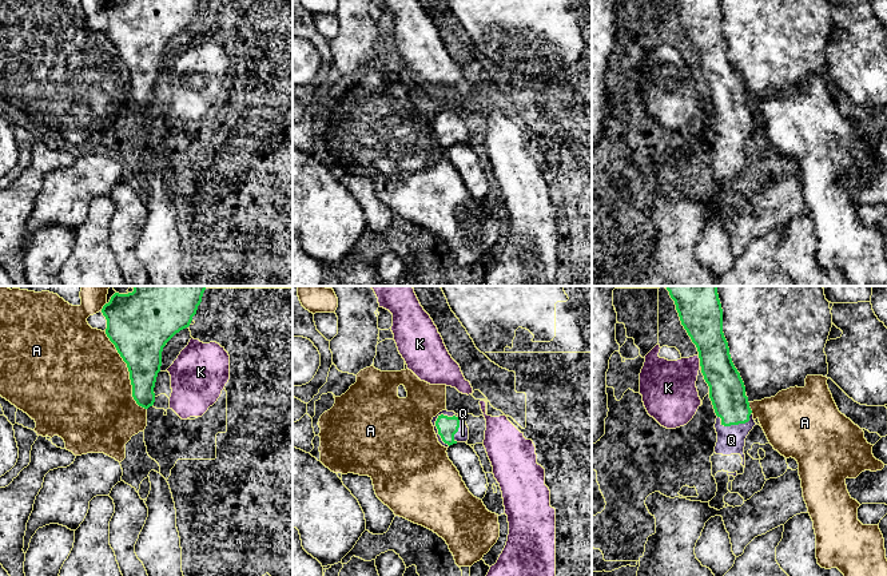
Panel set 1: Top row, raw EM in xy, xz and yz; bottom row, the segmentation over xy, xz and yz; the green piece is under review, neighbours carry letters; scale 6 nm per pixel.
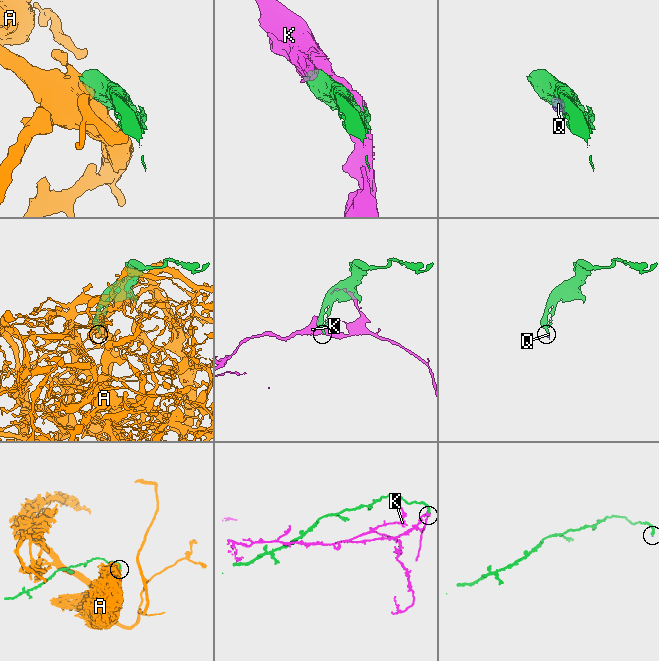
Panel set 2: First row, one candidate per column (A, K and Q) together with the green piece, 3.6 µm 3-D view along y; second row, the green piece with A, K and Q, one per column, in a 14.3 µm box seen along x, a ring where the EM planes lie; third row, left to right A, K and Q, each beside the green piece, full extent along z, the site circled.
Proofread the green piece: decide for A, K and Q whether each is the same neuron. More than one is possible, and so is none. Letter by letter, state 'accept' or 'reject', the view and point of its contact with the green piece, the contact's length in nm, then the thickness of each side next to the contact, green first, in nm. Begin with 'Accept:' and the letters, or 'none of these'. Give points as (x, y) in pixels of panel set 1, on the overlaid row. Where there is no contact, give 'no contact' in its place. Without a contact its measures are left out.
Accept: Q
A: reject | xy (128, 370) | 550 nm | 360/480 nm
K: reject | yz (700, 361) | 70 nm | 240/340 nm
Q: accept | xz (438, 430) | 200 nm | 120/80 nm

